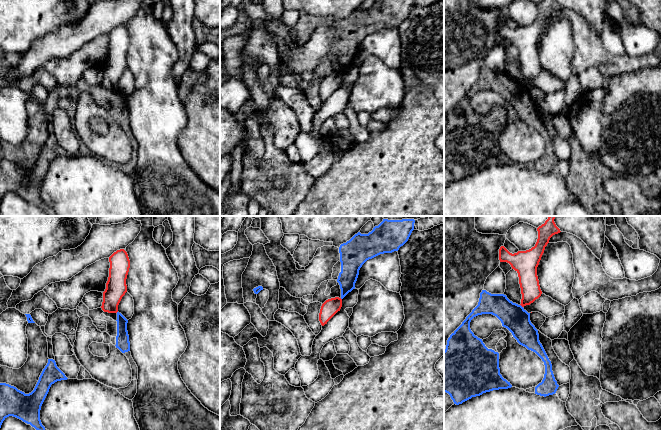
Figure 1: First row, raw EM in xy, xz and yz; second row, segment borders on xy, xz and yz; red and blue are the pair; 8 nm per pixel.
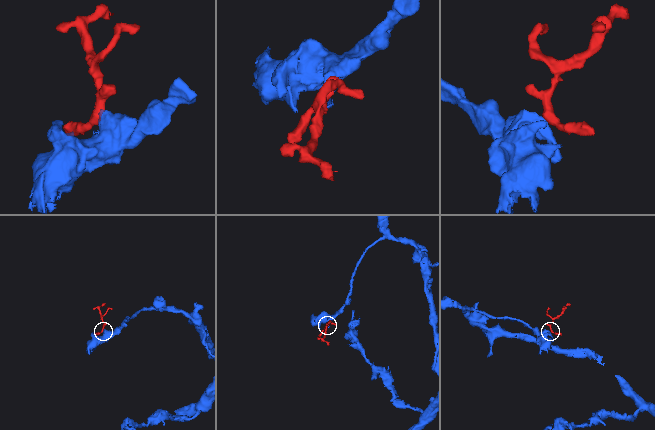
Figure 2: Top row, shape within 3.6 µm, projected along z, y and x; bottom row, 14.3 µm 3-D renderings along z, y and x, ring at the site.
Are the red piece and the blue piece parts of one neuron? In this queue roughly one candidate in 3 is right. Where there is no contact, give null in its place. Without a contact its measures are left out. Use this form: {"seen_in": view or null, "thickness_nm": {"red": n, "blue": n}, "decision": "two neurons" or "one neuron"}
{"seen_in": "yz", "thickness_nm": {"red": 160, "blue": 200}, "decision": "two neurons"}

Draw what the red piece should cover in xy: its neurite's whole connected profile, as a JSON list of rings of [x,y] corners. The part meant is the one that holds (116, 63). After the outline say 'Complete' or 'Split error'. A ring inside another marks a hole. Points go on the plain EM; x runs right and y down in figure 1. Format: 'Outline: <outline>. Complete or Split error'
Outline: [[[124,25],[117,26],[109,33],[110,44],[106,65],[103,68],[102,86],[117,89],[118,81],[127,68],[126,55],[130,36]]]. Complete

